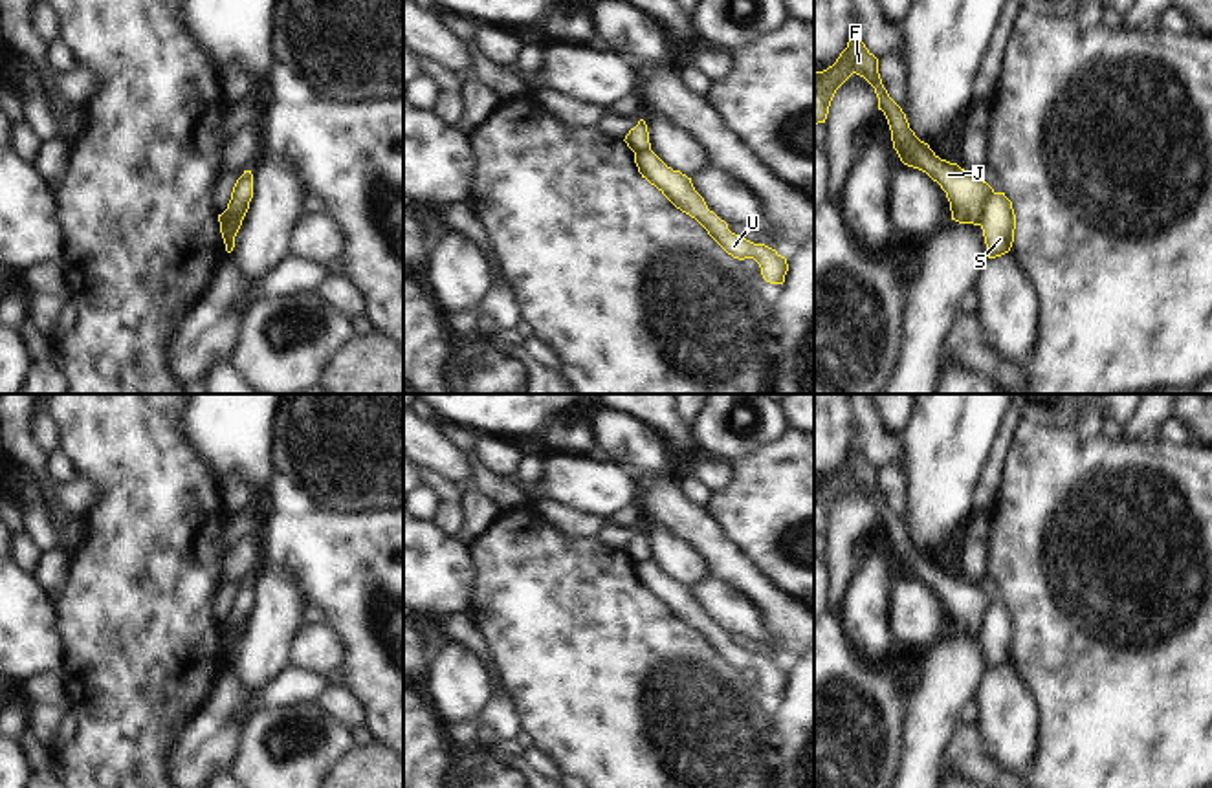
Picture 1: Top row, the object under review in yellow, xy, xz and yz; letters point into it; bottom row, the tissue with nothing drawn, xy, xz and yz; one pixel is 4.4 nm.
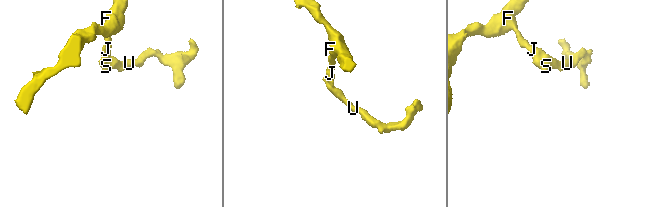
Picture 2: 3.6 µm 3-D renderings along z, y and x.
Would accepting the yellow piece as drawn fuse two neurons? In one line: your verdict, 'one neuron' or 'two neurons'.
two neurons

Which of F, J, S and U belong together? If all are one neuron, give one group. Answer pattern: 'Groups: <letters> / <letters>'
Groups: F J / S U.

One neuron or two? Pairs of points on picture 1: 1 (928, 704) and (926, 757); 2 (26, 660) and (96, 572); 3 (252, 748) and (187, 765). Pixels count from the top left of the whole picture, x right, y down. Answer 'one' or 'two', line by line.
1: one
2: two
3: two

